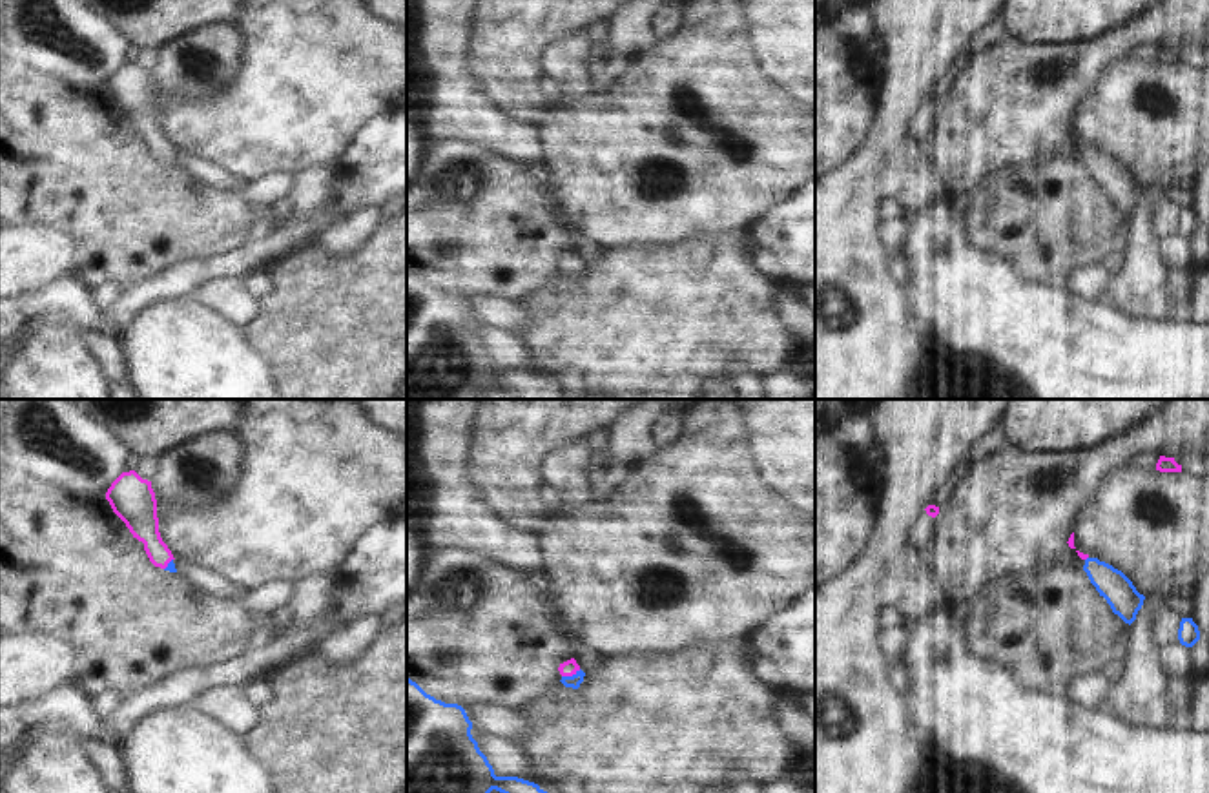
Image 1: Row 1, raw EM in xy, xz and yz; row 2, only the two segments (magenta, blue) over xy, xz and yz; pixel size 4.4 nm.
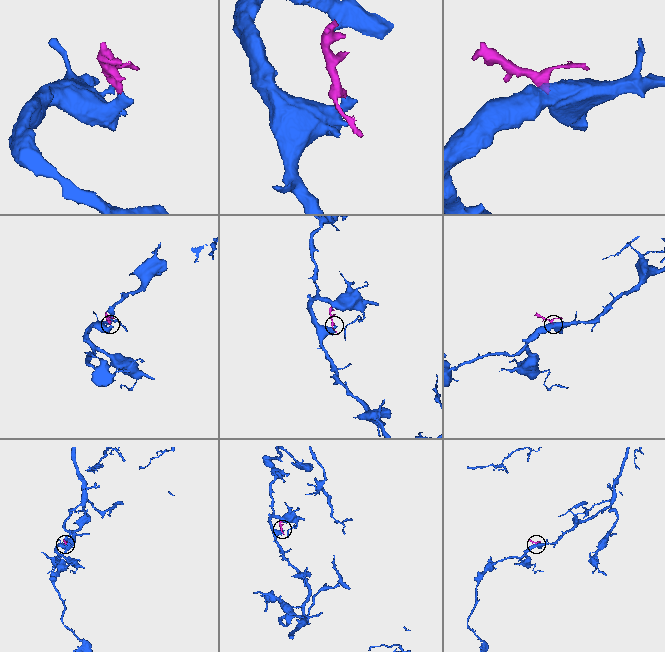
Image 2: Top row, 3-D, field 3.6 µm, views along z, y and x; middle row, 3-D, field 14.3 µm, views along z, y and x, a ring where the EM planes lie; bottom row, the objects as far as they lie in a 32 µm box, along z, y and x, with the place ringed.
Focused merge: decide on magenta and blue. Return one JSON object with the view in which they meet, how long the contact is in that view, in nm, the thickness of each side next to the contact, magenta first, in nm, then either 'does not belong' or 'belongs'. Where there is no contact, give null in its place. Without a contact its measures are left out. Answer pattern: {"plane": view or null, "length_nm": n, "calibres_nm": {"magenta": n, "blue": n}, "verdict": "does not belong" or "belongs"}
{"plane": "xz", "length_nm": 90, "calibres_nm": {"magenta": 70, "blue": 60}, "verdict": "belongs"}

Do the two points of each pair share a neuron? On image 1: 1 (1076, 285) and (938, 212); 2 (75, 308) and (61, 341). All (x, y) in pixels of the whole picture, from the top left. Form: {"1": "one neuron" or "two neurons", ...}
{"1": "two neurons", "2": "two neurons"}

